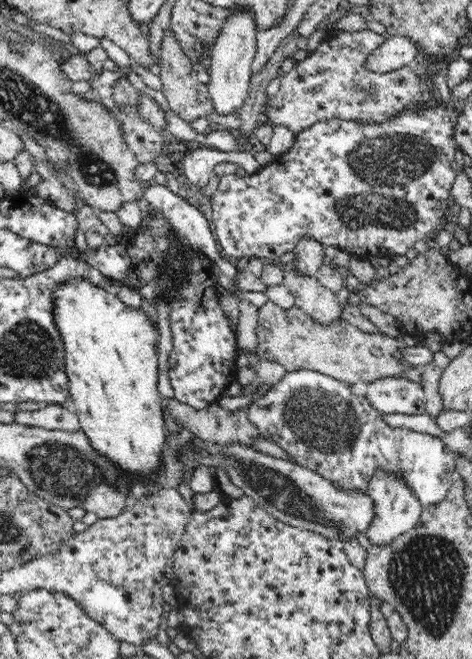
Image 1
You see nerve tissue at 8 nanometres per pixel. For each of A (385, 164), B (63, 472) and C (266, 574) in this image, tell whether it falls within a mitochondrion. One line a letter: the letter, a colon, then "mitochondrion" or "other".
A: mitochondrion
B: mitochondrion
C: other

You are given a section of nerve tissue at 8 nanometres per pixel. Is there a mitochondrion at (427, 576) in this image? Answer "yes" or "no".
yes

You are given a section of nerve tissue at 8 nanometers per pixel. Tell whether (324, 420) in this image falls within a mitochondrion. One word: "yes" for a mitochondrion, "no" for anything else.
yes

